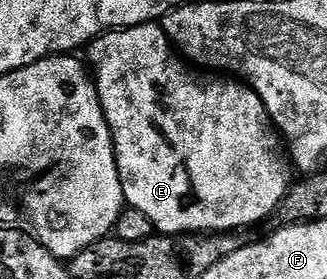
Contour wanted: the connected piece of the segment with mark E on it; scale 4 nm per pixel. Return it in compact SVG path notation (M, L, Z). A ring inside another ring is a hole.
M158 23L137 25L127 29L112 29L108 33L101 33L95 41L90 42L88 52L90 52L88 65L92 70L94 84L98 86L98 98L114 140L114 158L120 175L120 183L123 185L125 204L136 211L144 211L144 215L148 215L148 219L158 233L242 231L250 227L246 225L258 225L265 217L273 218L277 214L278 206L281 205L288 188L288 180L286 181L288 157L281 144L274 145L275 134L272 132L272 122L269 115L266 114L266 108L260 95L256 95L254 89L233 76L215 75L210 71L199 71L197 68L191 67L181 56L176 55L161 24Z

